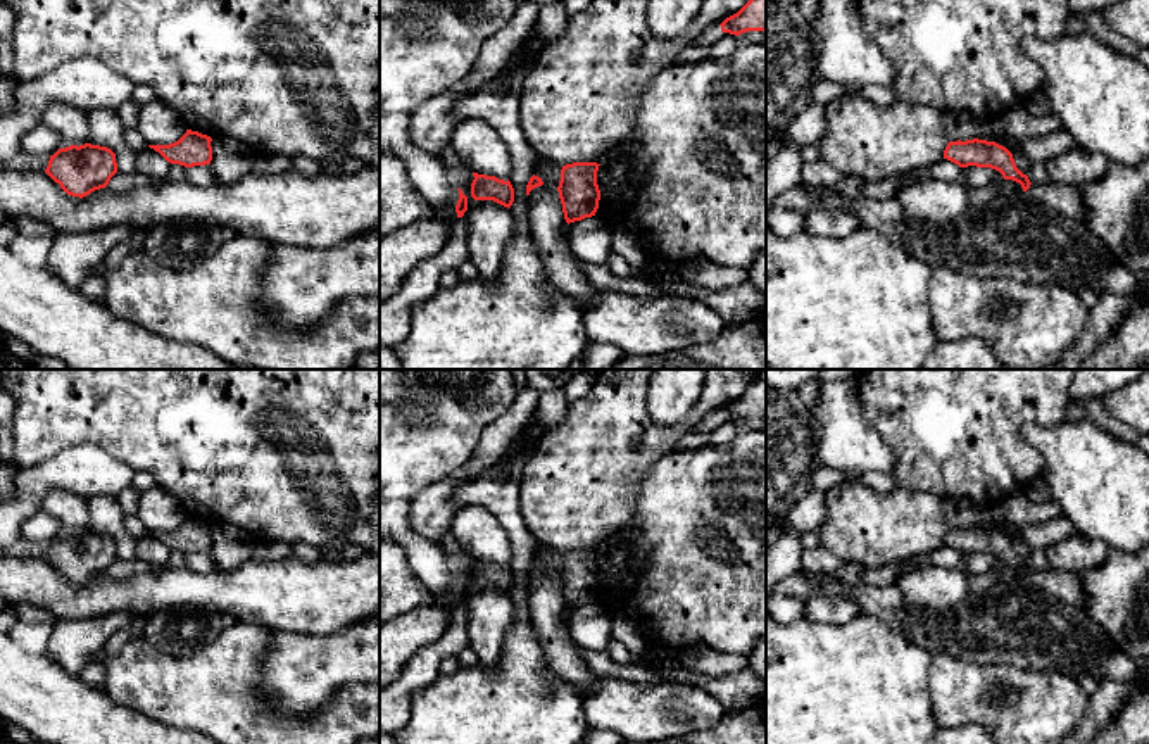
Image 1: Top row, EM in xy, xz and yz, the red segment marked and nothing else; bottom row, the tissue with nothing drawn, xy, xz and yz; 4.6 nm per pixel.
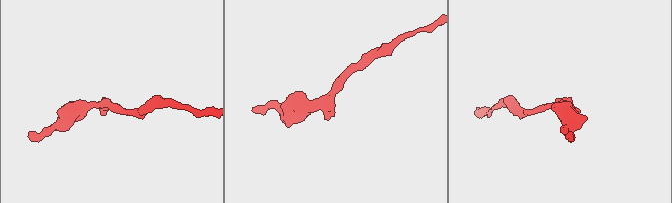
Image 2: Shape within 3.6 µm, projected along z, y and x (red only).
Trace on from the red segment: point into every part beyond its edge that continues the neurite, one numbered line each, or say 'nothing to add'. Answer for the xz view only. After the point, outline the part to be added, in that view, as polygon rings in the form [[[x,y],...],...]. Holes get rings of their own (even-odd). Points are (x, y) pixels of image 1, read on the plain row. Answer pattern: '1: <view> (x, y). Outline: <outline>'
nothing to add

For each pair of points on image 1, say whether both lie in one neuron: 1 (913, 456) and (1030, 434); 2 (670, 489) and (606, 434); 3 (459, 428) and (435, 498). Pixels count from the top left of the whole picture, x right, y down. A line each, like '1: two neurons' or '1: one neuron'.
1: two neurons
2: two neurons
3: two neurons

